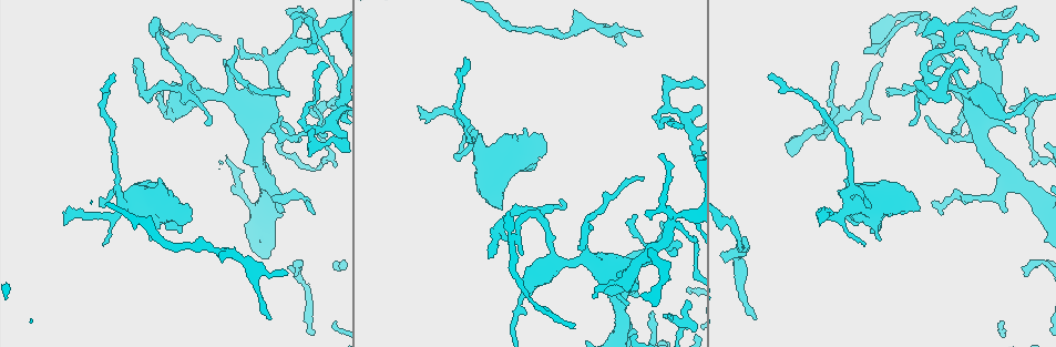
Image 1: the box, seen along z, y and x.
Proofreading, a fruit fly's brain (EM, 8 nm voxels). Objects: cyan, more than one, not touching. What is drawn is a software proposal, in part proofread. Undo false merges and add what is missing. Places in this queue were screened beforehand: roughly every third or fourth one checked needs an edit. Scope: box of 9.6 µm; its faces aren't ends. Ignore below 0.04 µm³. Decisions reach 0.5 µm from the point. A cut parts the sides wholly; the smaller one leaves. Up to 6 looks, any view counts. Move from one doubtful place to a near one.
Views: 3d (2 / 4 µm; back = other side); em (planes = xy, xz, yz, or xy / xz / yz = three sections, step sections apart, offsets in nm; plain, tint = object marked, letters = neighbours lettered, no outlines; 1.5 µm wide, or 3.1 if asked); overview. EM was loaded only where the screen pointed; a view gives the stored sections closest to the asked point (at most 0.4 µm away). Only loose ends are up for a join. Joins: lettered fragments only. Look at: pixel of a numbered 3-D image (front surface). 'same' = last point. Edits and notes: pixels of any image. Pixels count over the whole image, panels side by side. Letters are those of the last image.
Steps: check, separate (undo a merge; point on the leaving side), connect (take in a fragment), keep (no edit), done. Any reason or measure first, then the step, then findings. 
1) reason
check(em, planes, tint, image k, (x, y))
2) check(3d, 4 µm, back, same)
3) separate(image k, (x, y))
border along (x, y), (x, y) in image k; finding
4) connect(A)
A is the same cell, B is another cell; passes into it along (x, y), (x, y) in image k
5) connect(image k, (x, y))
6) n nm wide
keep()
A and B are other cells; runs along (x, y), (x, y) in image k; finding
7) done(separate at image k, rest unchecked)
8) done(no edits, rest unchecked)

end of a long branch
check(3d, 2 µm, image 1, (109, 75))

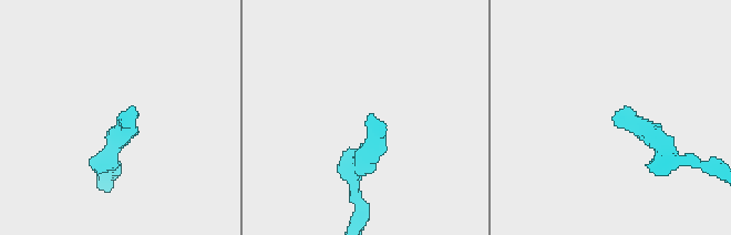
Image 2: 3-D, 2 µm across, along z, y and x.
check(em, xz, step 8, letters, image 2, (367, 118))

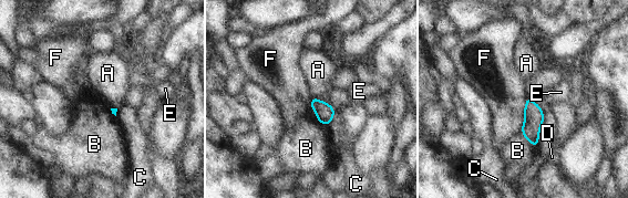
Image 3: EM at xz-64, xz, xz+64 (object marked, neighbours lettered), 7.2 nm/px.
another direction
check(em, yz, step 4, letters, same)

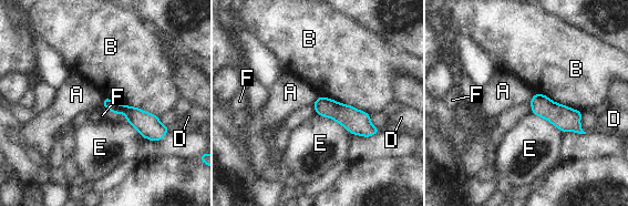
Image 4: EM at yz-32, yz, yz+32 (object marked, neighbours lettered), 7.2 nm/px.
keep()
A, B, D, E and F are other cells; runs along (105, 102), (164, 131) in image 4; none of them fits

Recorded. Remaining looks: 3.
sharp bend
check(em, planes, tint, image 1, (320, 32))

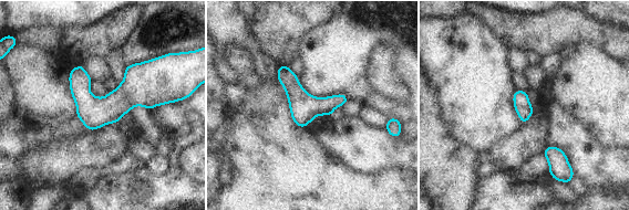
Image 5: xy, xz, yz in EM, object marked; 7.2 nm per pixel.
what lies round it
check(em, planes, letters, same)

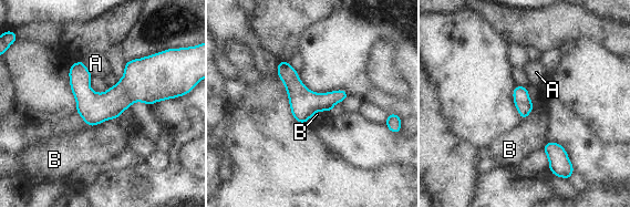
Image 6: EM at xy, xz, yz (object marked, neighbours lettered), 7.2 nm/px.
120 nm wide
keep()
A and B are other cells; border along (115, 118), (109, 118), (90, 126) in image 6; continuous, no second cell

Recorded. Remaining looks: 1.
done(no edits, rest unchecked)

